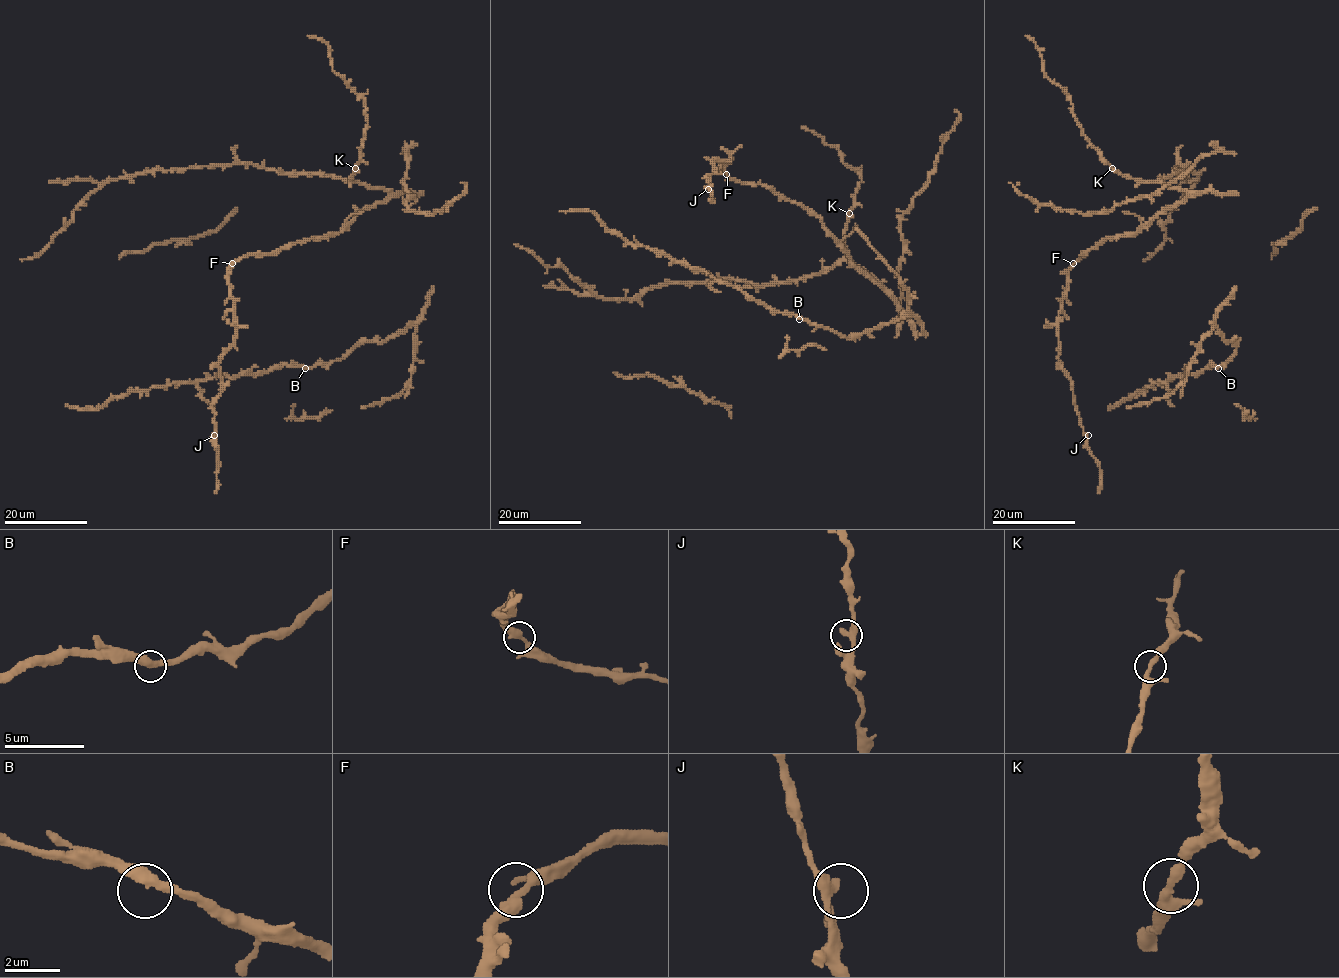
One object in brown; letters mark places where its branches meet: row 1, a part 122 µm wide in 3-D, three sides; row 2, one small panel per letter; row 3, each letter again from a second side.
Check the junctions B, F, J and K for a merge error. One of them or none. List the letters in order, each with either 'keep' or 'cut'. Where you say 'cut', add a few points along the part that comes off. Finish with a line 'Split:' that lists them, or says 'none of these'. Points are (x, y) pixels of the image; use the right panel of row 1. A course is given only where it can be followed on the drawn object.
B: keep
F: keep
J: keep
K: keep
Split: none of these

